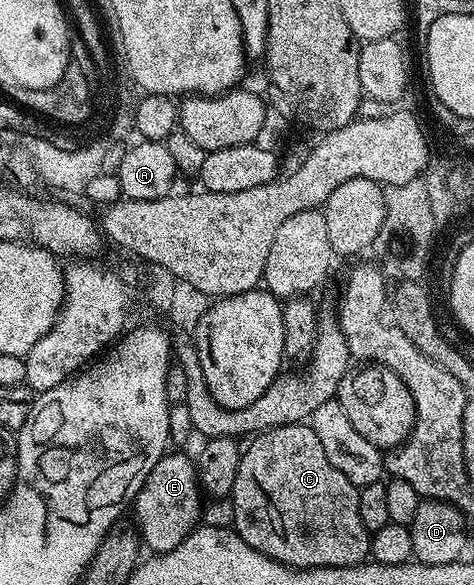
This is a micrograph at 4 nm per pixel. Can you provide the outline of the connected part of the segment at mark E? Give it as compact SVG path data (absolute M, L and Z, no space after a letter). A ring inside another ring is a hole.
M183 451L168 452L155 464L153 471L149 471L133 502L133 524L142 544L146 548L148 545L155 555L180 548L183 540L200 524L203 501L205 494L199 487L199 470L195 468L194 460Z

